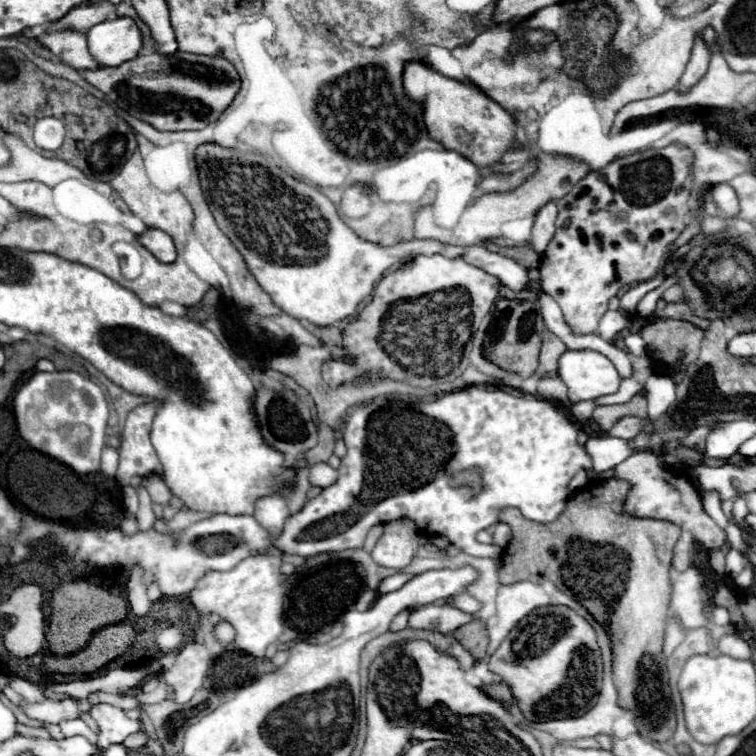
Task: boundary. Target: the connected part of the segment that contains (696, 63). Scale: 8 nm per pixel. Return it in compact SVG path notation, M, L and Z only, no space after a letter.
M702 37L696 39L694 43L694 51L692 51L692 57L690 57L690 63L686 65L686 71L680 79L680 85L678 85L678 91L684 93L688 91L692 85L696 85L708 71L708 63L710 63L710 49L704 45Z

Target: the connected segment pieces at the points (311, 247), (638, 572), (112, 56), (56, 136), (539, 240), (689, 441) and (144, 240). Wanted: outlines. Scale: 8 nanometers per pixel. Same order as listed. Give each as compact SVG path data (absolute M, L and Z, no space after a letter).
M206 143L200 145L196 149L196 159L198 159L198 171L200 171L200 185L202 191L206 195L206 201L210 205L210 211L218 223L218 227L222 229L222 233L236 245L236 249L244 255L250 271L254 273L254 277L258 279L258 283L262 285L262 289L272 297L272 301L290 317L294 319L304 319L316 327L330 327L338 321L344 321L348 317L352 317L358 309L358 305L372 295L374 291L374 283L378 283L384 275L386 269L390 269L396 261L404 259L404 257L414 257L414 255L434 255L434 253L444 253L448 257L464 257L468 263L488 271L490 275L496 275L500 279L500 283L512 291L532 291L536 293L536 299L540 303L540 313L544 319L544 325L550 333L558 335L562 339L562 343L568 349L592 349L598 351L602 355L606 355L614 367L618 369L618 373L622 377L630 377L632 375L632 363L630 357L620 351L618 347L606 343L604 339L600 339L596 333L590 335L574 335L568 325L562 319L560 307L556 305L556 301L544 293L538 287L538 281L532 279L528 275L528 269L518 265L514 259L502 257L498 253L490 253L482 247L450 247L450 245L442 245L438 241L408 241L408 243L400 243L394 247L380 247L376 243L364 241L360 239L340 217L338 211L334 207L334 203L316 187L302 183L290 175L286 175L280 167L276 167L268 157L256 153L256 151L244 151L244 149L226 149L214 143Z
M618 479L590 485L568 501L556 521L546 525L524 519L518 509L504 509L500 521L510 525L514 537L502 553L500 583L538 583L546 577L600 621L612 639L612 679L618 689L618 705L634 713L642 737L664 743L676 729L662 645L670 603L672 549L680 527L622 513L626 493L628 483Z
M130 17L102 21L86 35L90 53L104 67L118 67L142 51L142 31Z
M44 117L36 123L34 127L34 141L40 149L58 149L64 141L64 123L62 119L56 119L56 117Z
M546 203L534 219L534 227L532 227L532 237L530 237L530 245L536 253L544 253L546 245L550 243L552 235L554 235L554 221L556 221L558 209L556 203Z
M696 427L694 431L690 431L690 433L680 441L680 445L692 447L692 449L704 453L704 443L706 443L706 437L708 437L708 433L710 433L712 429L714 429L714 427Z
M146 229L142 235L138 235L138 243L144 245L162 263L172 263L176 259L172 237L160 229Z

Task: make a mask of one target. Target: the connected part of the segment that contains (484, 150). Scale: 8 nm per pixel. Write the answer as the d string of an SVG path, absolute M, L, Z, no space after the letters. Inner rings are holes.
M408 63L404 69L404 91L412 101L420 101L424 105L428 135L442 143L446 149L468 157L476 167L492 167L500 163L502 155L518 145L518 125L512 115L506 113L496 101L486 97L478 87L470 87L468 83L444 77L424 63ZM460 129L472 137L468 143L460 141Z

